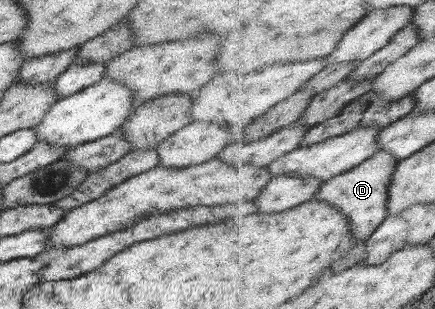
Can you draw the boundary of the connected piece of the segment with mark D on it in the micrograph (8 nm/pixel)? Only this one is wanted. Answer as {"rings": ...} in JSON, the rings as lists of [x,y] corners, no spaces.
{"rings":[[[377,151],[375,156],[348,170],[349,172],[322,183],[313,199],[327,201],[338,208],[345,216],[348,216],[354,239],[367,241],[388,218],[388,192],[398,164],[400,161],[394,157],[393,153]]]}

